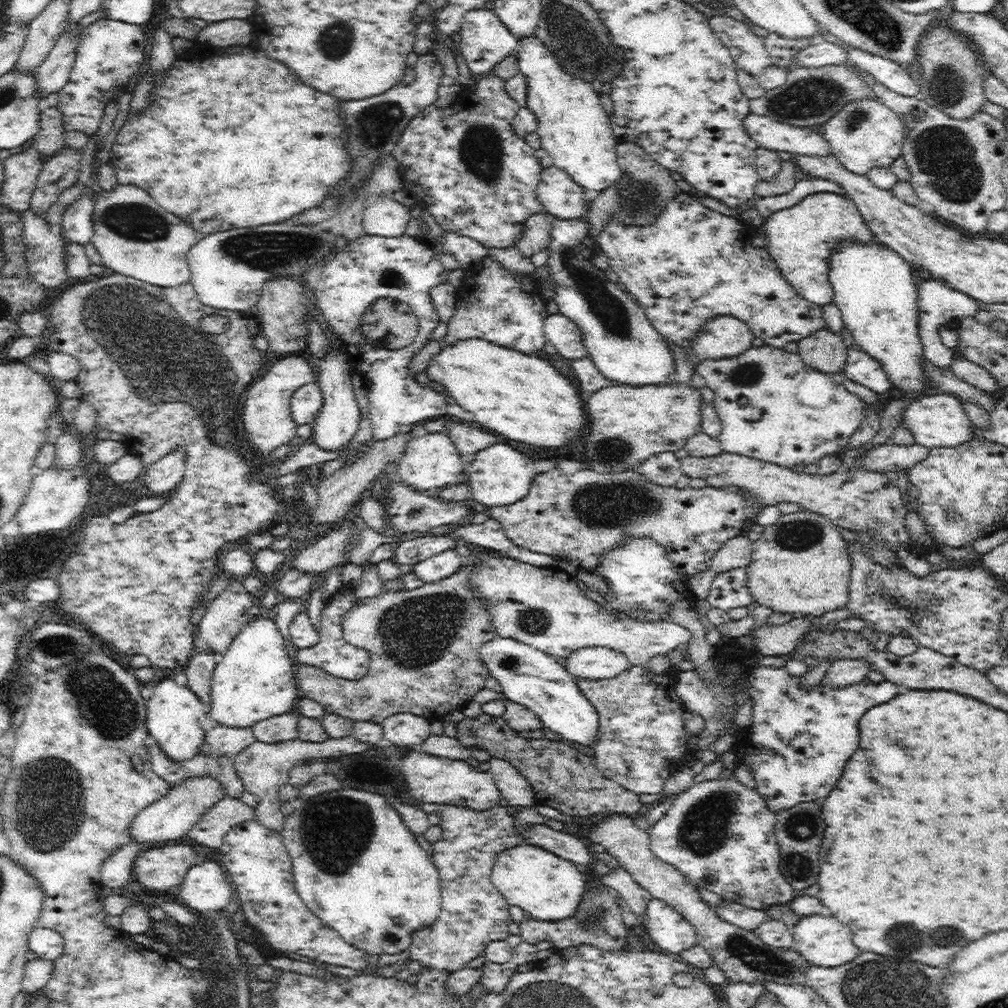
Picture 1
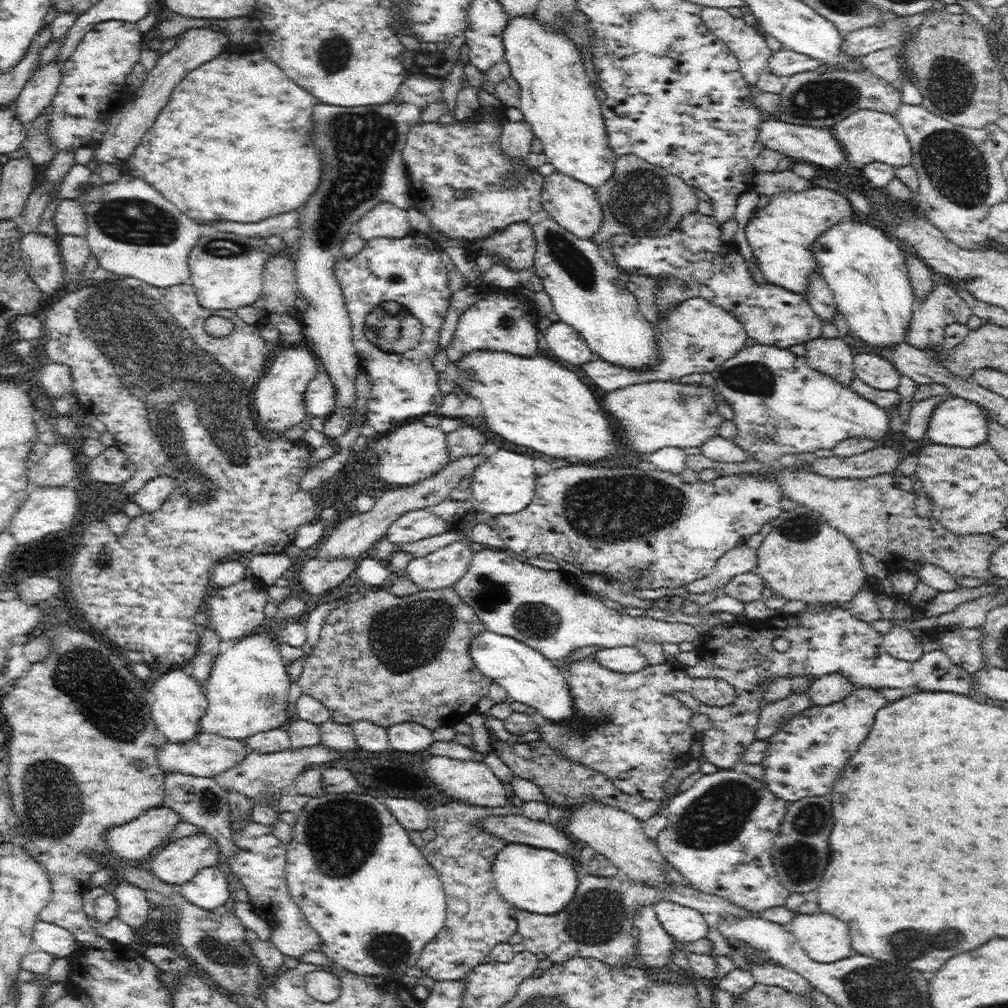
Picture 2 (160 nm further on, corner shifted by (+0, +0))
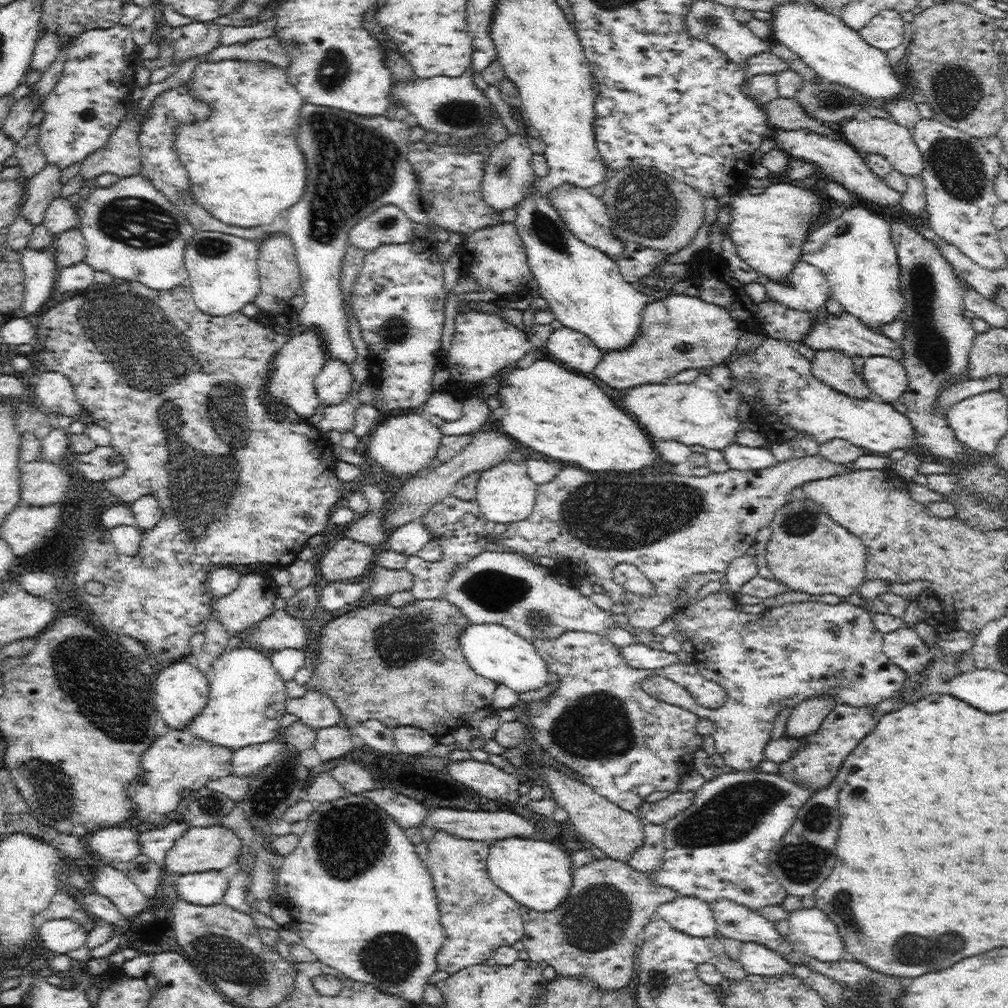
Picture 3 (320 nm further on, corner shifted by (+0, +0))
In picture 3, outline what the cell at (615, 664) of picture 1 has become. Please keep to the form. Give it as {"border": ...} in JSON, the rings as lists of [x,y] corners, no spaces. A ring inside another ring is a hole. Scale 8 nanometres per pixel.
{"border":[[[632,643],[622,648],[620,653],[628,665],[638,669],[654,670],[680,662],[676,653],[656,650],[644,643]]]}

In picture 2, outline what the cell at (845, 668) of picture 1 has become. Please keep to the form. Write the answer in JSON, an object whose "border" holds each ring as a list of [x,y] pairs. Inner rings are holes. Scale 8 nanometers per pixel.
{"border":[[[832,672],[816,678],[809,686],[809,697],[813,706],[828,706],[832,702],[840,702],[843,698],[850,696],[854,690],[850,679]]]}

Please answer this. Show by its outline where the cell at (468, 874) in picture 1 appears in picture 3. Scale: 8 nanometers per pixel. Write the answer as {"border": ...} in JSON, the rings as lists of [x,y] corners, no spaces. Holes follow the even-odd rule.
{"border":[[[436,830],[432,841],[427,843],[429,855],[424,864],[430,870],[436,886],[438,904],[440,904],[440,923],[446,934],[444,945],[436,954],[438,970],[445,970],[452,976],[466,967],[484,964],[485,960],[493,958],[498,948],[512,947],[514,943],[522,940],[525,927],[519,904],[493,883],[487,871],[487,856],[491,843],[458,838],[441,830]]]}

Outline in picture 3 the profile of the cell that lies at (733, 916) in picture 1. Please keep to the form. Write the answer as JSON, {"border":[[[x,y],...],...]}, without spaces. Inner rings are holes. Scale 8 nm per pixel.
{"border":[[[600,855],[598,859],[592,859],[573,872],[570,892],[556,910],[540,913],[519,905],[525,927],[521,941],[530,960],[544,960],[545,964],[552,966],[560,977],[584,977],[602,990],[620,990],[629,984],[634,974],[636,939],[642,936],[643,929],[655,918],[661,904],[672,902],[681,896],[682,894],[671,888],[656,884],[647,873],[630,867],[624,861]]]}

